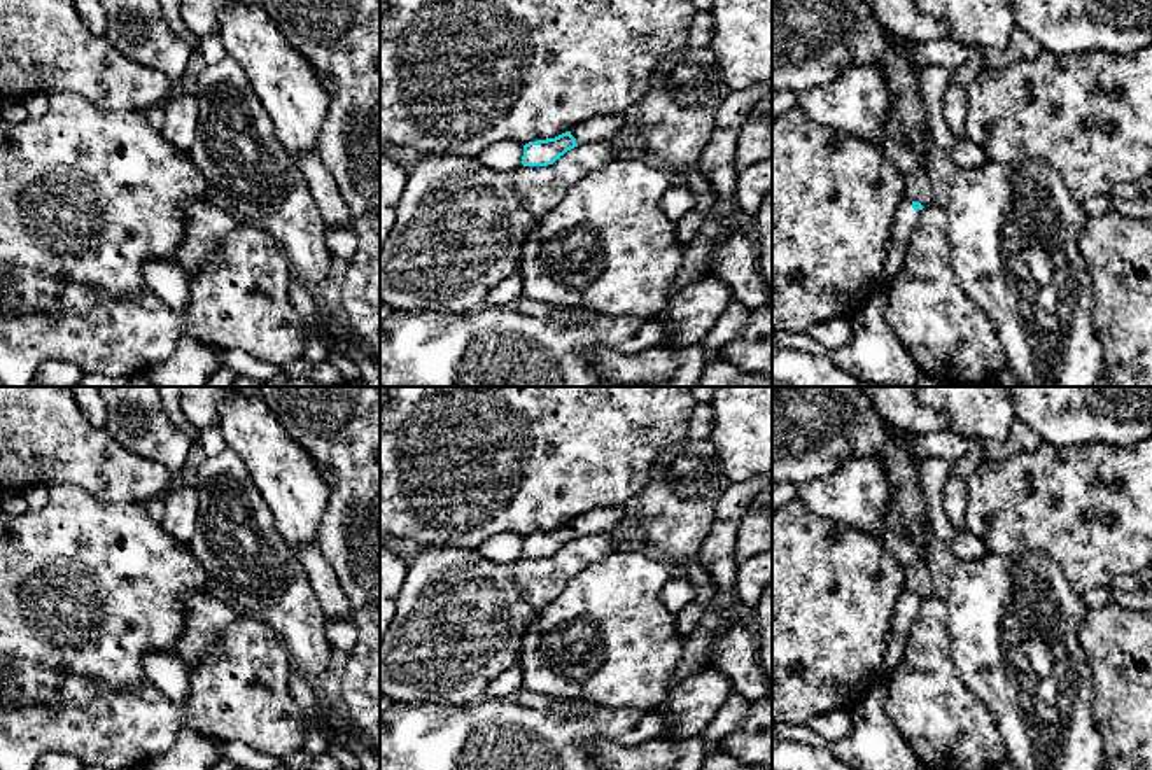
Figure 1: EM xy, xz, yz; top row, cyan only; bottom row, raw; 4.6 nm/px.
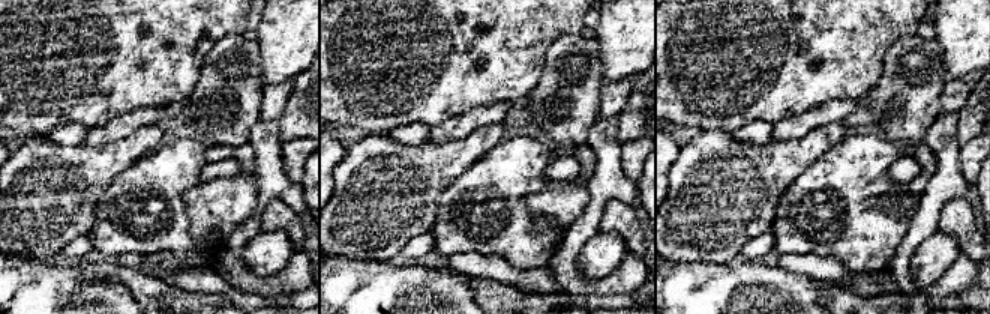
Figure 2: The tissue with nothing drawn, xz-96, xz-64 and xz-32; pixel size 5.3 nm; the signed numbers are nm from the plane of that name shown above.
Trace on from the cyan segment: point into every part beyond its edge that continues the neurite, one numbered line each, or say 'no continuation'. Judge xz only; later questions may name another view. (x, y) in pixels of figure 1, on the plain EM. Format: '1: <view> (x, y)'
1: xz (601, 520)

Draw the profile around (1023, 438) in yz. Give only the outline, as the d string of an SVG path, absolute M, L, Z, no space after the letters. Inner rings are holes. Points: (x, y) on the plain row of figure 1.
M1015 418L1005 441L984 444L984 457L986 460L1003 462L1015 453L1038 450L1042 443L1042 438L1028 424Z

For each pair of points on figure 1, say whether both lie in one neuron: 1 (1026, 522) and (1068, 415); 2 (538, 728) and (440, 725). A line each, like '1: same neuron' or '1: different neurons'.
1: different neurons
2: same neuron

